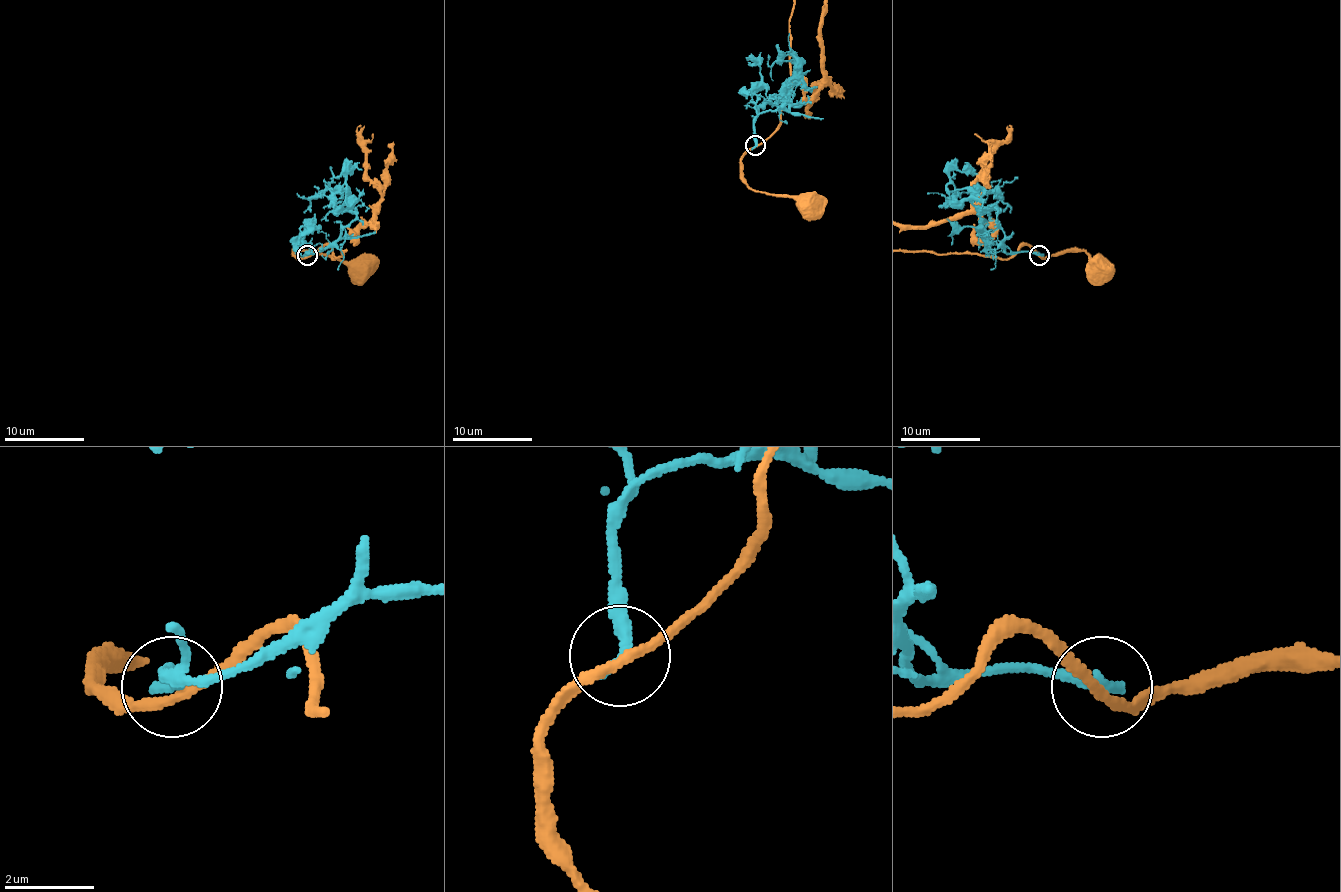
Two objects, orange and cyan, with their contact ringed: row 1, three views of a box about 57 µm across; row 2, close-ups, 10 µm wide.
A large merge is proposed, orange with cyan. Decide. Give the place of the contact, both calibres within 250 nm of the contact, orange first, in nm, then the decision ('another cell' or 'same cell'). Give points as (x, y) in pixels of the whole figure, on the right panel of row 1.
at (1039, 255); 200 nm thick on the orange side, 320 nm on the other; another cell

